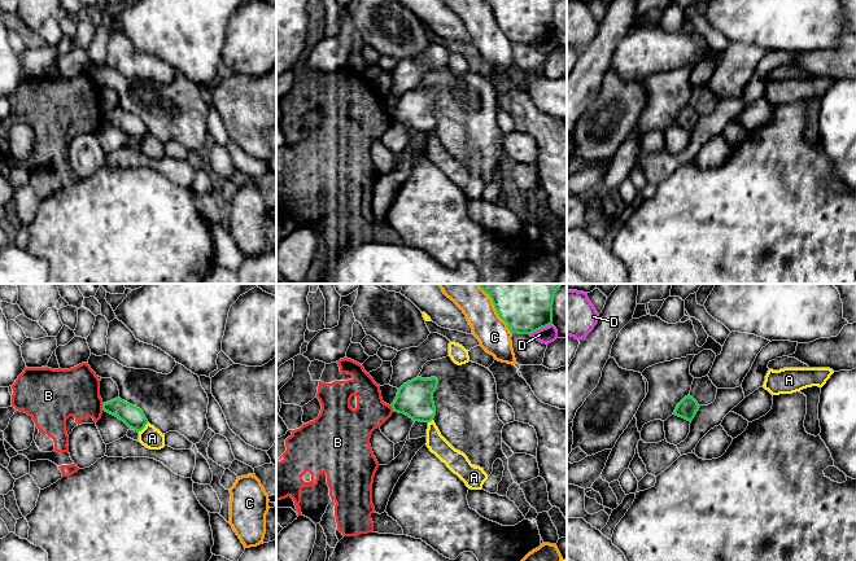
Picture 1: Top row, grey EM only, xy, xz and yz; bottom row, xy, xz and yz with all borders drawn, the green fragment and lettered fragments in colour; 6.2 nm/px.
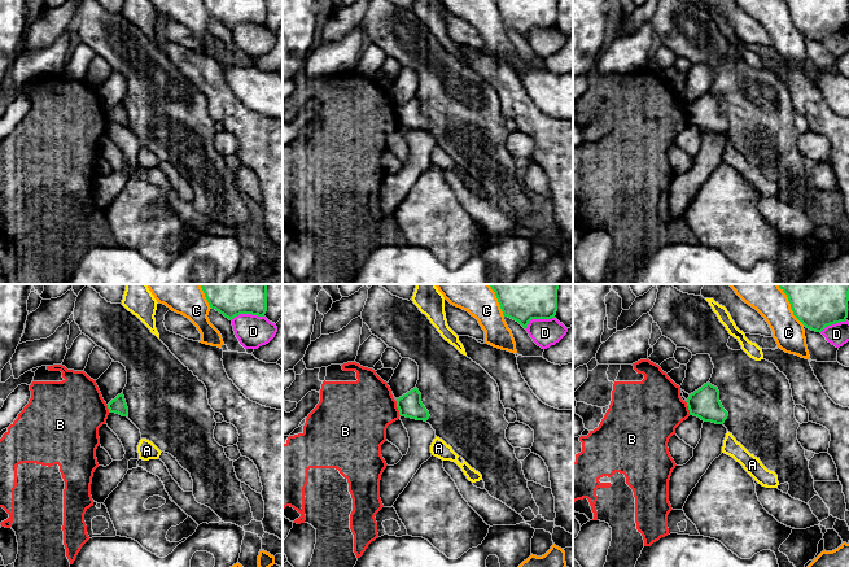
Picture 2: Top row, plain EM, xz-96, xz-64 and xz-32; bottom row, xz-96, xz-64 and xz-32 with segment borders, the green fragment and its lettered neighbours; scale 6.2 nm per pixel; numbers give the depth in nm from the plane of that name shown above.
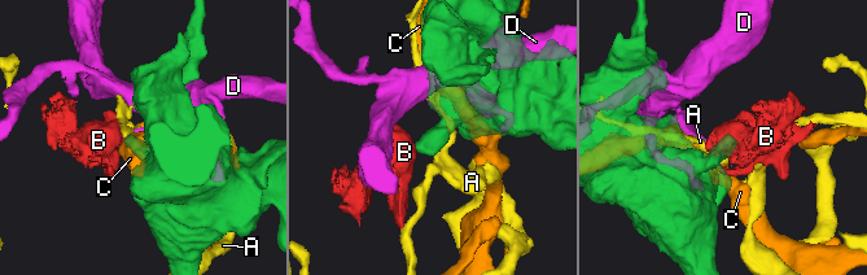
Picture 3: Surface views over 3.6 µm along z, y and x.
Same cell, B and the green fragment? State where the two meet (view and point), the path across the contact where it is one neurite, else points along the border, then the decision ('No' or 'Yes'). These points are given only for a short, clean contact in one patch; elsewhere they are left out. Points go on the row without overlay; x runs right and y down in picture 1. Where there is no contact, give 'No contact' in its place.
Touches green at xy (103, 117). Boundary: xy (101, 113), (103, 119). No

